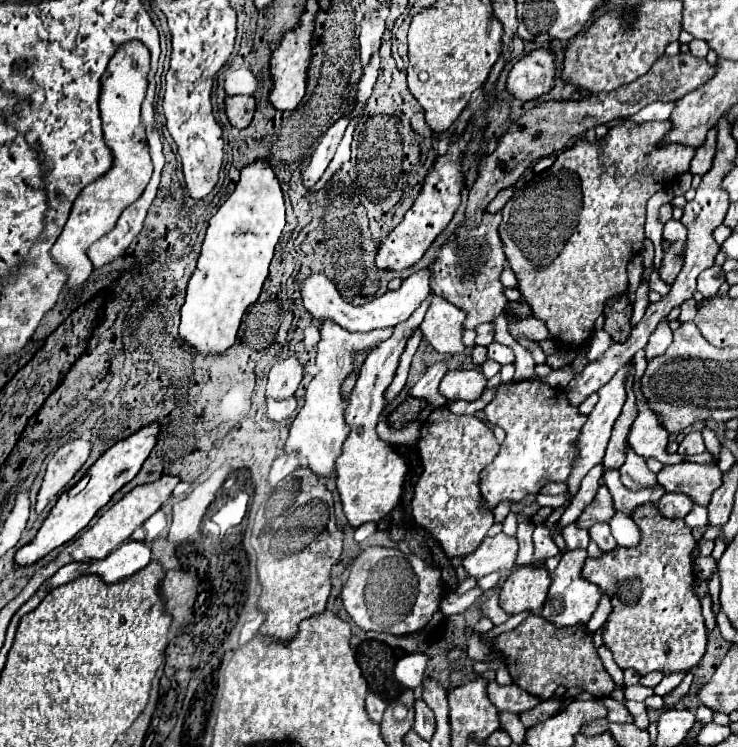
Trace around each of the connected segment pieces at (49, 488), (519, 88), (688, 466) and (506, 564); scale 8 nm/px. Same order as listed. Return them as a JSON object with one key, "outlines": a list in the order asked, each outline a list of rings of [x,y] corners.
{"outlines":[[[[70,440],[54,452],[54,456],[48,462],[46,474],[44,474],[42,488],[40,488],[38,498],[36,498],[36,512],[38,514],[46,508],[50,498],[56,496],[68,484],[68,480],[86,462],[88,454],[90,454],[88,440]]],[[[538,48],[514,64],[508,76],[508,92],[520,100],[538,100],[554,88],[556,54],[550,48]]],[[[682,462],[664,466],[658,474],[658,484],[666,492],[680,492],[692,498],[698,506],[708,506],[716,488],[722,486],[722,472],[716,464]]],[[[500,532],[494,538],[484,538],[478,550],[462,560],[462,566],[466,568],[468,576],[474,578],[482,578],[490,572],[506,574],[514,568],[516,552],[518,552],[516,538],[510,538]]]]}

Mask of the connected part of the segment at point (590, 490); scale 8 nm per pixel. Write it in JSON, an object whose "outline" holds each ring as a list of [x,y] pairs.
{"outline":[[[598,464],[596,468],[592,468],[592,470],[584,476],[584,480],[582,480],[582,486],[580,486],[578,494],[572,498],[570,506],[564,510],[564,514],[562,514],[562,516],[560,516],[560,520],[558,520],[560,530],[562,530],[562,528],[566,528],[568,524],[572,524],[572,522],[576,520],[576,516],[578,516],[578,514],[582,514],[582,510],[584,510],[584,508],[594,500],[594,496],[596,496],[596,492],[598,492],[598,488],[600,488],[600,478],[602,478],[602,464]]]}

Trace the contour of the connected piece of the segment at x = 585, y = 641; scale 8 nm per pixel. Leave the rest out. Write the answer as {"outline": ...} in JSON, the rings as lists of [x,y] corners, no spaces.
{"outline":[[[530,615],[514,630],[486,642],[492,650],[504,654],[504,662],[516,686],[532,696],[538,696],[540,700],[552,698],[558,686],[580,686],[594,696],[608,696],[614,690],[616,684],[604,670],[602,660],[594,650],[592,636],[584,632],[584,626],[554,628],[552,624],[546,624],[546,620],[542,620],[540,616]]]}

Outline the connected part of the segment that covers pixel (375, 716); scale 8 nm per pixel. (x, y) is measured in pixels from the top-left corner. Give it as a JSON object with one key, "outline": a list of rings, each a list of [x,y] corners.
{"outline":[[[370,692],[370,694],[368,694],[368,698],[366,698],[366,712],[368,712],[370,720],[380,722],[380,720],[382,720],[384,710],[386,710],[386,704],[384,704],[378,696],[374,696],[374,694]]]}

